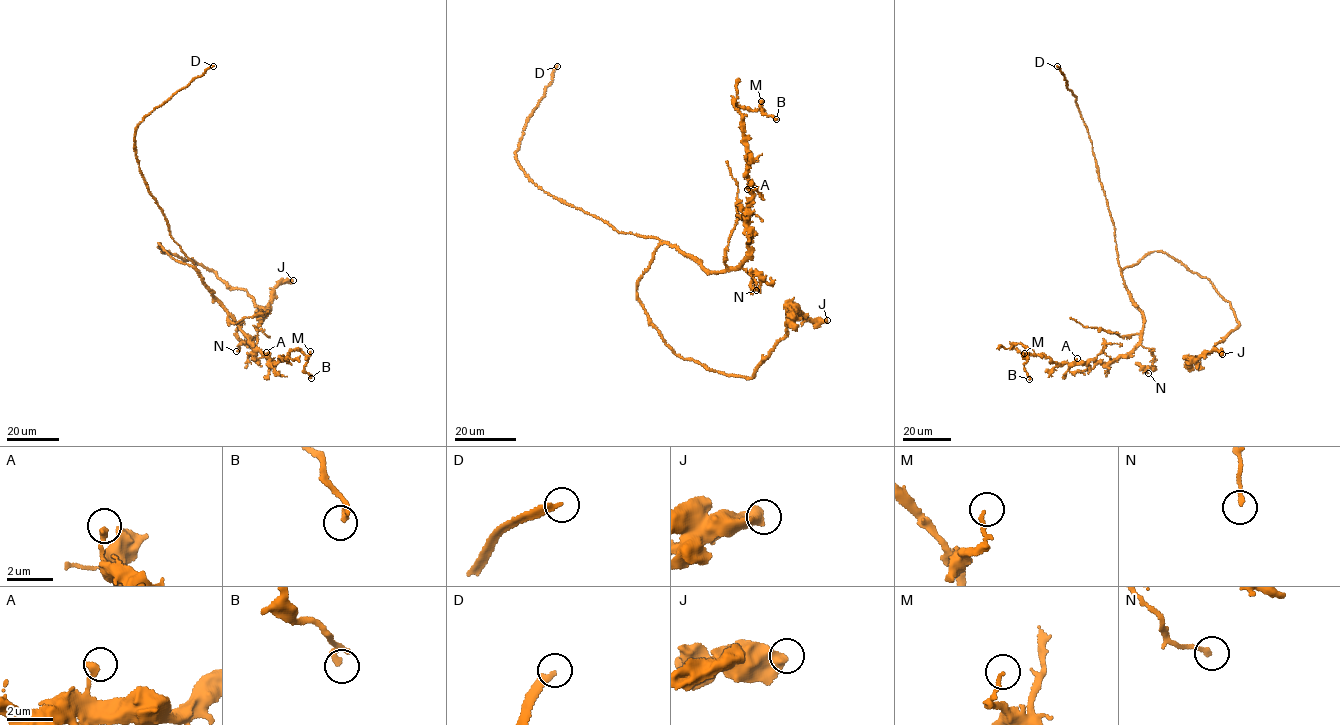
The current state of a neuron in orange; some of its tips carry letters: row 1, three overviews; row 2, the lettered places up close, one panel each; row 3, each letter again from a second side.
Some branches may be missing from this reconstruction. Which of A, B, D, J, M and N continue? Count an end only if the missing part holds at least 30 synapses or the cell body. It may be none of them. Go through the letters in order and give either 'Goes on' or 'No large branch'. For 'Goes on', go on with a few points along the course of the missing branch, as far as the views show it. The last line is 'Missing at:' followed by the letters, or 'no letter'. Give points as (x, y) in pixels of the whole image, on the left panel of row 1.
A: No large branch
B: No large branch
D: Goes on. Course of what is missing: (213, 66), (245, 48), (292, 39), (309, 43), (328, 54), (371, 67), (377, 72), (373, 74)
J: No large branch
M: No large branch
N: No large branch
Missing at: D

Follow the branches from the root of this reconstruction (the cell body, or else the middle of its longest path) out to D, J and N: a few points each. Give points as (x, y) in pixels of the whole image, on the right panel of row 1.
D: (1124, 268), (1120, 265), (1113, 220), (1088, 129), (1076, 96), (1067, 87), (1067, 81), (1057, 66)
J: (1124, 268), (1162, 250), (1206, 277), (1230, 303), (1239, 324), (1210, 352), (1190, 362), (1213, 351), (1222, 354)
N: (1124, 268), (1127, 292), (1143, 317), (1141, 344), (1154, 349), (1152, 365), (1137, 363), (1148, 373)

